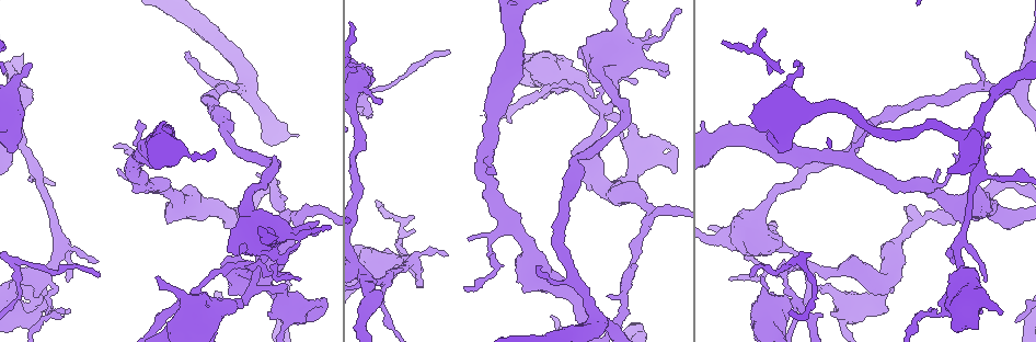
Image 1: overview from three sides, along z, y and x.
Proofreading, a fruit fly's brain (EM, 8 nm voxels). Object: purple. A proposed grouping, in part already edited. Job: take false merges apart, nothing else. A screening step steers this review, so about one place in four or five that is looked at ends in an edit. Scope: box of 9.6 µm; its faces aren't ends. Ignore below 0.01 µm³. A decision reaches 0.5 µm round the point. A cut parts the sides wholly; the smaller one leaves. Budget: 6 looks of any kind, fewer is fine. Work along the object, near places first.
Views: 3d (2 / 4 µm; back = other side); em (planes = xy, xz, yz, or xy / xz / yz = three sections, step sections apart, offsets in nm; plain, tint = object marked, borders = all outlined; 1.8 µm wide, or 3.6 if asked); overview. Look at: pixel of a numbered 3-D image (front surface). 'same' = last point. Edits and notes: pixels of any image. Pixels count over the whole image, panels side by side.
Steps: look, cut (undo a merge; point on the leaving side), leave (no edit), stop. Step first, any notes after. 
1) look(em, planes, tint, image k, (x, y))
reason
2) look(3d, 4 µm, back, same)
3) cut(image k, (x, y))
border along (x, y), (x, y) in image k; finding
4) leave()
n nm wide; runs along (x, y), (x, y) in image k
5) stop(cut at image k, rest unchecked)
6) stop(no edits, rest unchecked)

look(em, planes, plain, image 1, (809, 268))
arms run side by side

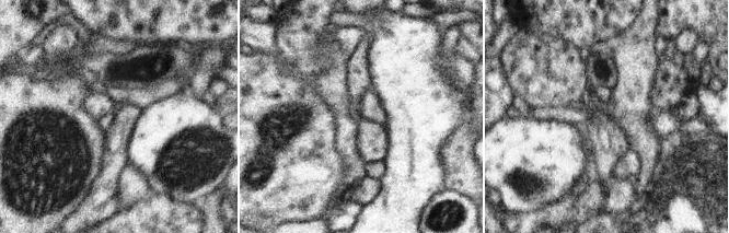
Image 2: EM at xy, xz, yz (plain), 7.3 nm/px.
look(em, planes, tint, same)
with the object marked

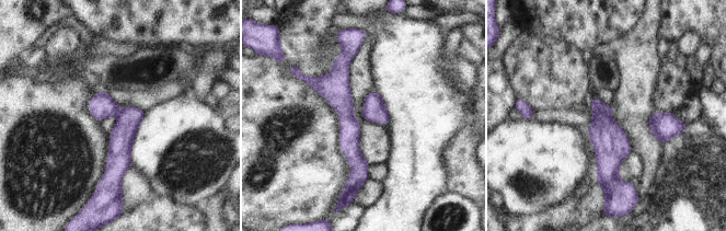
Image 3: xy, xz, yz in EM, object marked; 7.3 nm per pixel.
cut(image 3, (597, 105))
the part that leaves runs along (352, 52), (341, 100), (359, 182) in image 3; a second neuron is stuck on

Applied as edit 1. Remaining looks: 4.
look(overview)
redraw

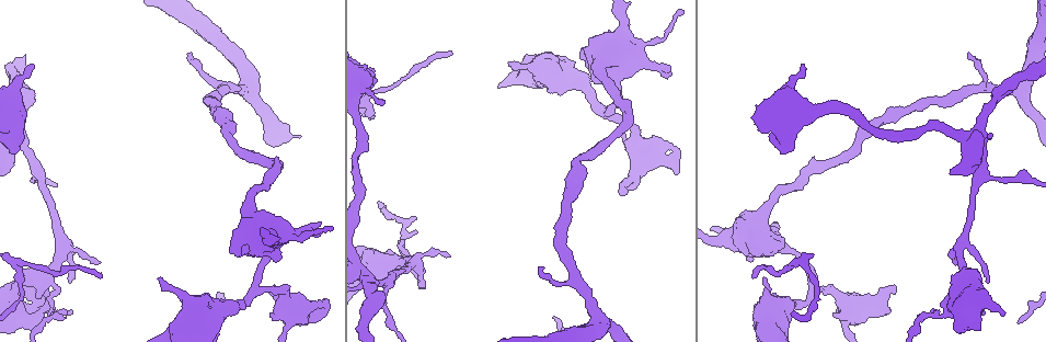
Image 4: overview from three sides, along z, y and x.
look(3d, 4 µm, image 4, (764, 313))
sharp bend

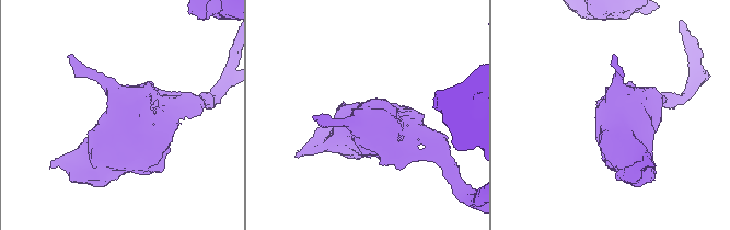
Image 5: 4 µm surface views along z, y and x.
look(em, 3.6 µm, planes, tint, image 5, (364, 118))
shape alone is not enough

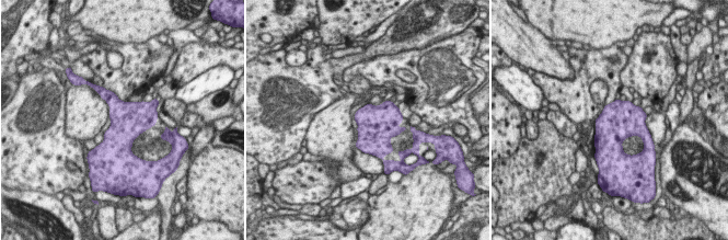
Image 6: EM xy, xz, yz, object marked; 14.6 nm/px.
leave()
all the same neuron

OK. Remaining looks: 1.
stop(cut at image 3, rest unchecked)

